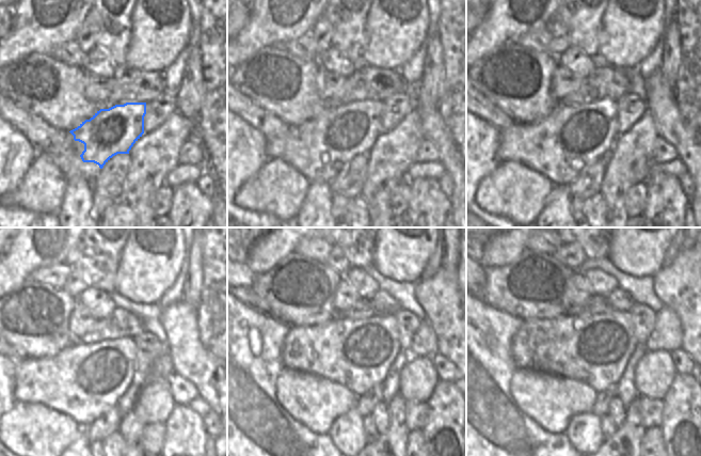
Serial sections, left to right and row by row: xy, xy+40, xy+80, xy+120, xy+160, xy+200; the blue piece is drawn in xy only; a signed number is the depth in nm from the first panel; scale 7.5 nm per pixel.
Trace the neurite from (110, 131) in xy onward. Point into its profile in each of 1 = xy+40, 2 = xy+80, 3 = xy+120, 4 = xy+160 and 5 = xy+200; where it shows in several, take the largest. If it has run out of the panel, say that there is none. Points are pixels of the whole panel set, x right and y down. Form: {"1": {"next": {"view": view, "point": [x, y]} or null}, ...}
{"1": {"next": {"view": "xy+40", "point": [347, 131]}}, "2": {"next": {"view": "xy+80", "point": [587, 132]}}, "3": {"next": {"view": "xy+120", "point": [106, 370]}}, "4": {"next": {"view": "xy+160", "point": [355, 352]}}, "5": {"next": {"view": "xy+200", "point": [594, 350]}}}

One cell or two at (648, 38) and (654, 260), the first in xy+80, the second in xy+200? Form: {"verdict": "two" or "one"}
{"verdict": "one"}

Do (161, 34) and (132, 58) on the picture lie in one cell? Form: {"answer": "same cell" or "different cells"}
{"answer": "same cell"}

